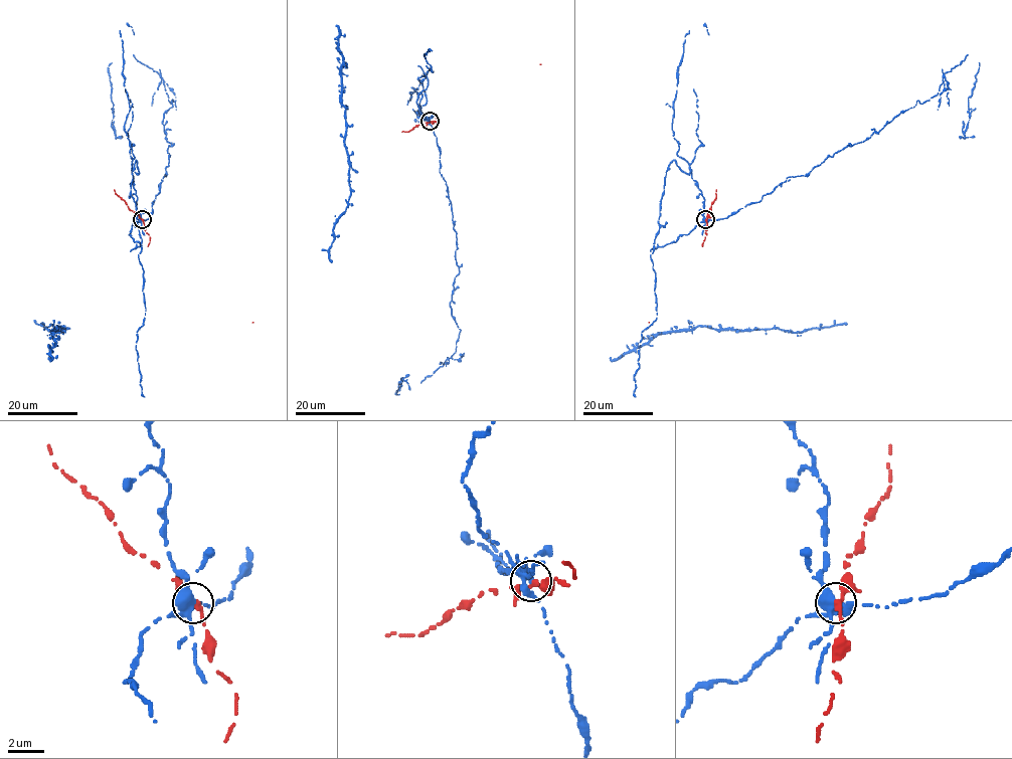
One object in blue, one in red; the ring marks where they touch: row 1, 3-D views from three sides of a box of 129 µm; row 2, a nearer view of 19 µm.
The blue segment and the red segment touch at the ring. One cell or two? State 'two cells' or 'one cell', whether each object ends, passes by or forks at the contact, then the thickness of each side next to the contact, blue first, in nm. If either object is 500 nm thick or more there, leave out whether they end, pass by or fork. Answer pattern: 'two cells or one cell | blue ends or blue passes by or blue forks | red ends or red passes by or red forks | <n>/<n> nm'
two cells | blue forks | red passes by | 360/240 nm

